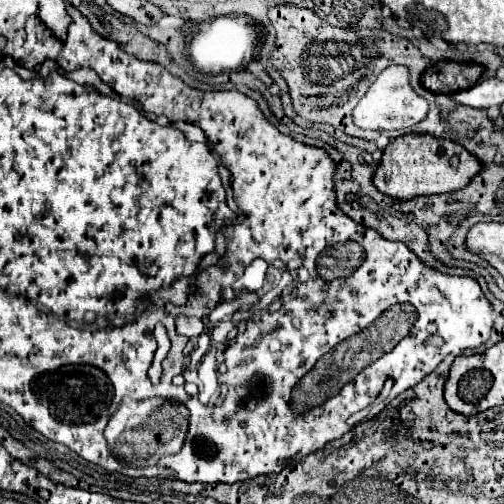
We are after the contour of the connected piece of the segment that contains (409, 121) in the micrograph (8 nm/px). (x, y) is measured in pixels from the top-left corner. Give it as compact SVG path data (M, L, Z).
M391 65L387 67L381 77L369 87L365 97L359 101L359 105L353 109L353 121L363 129L403 129L413 127L421 123L429 113L429 103L425 97L417 95L409 81L409 69L403 65Z

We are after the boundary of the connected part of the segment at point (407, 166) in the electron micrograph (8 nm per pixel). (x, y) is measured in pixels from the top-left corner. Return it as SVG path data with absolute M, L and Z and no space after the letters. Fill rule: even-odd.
M401 135L389 143L383 151L383 159L373 177L375 187L395 199L413 199L419 195L441 195L463 189L485 165L479 157L467 151L463 145L451 139L439 139L433 135Z

